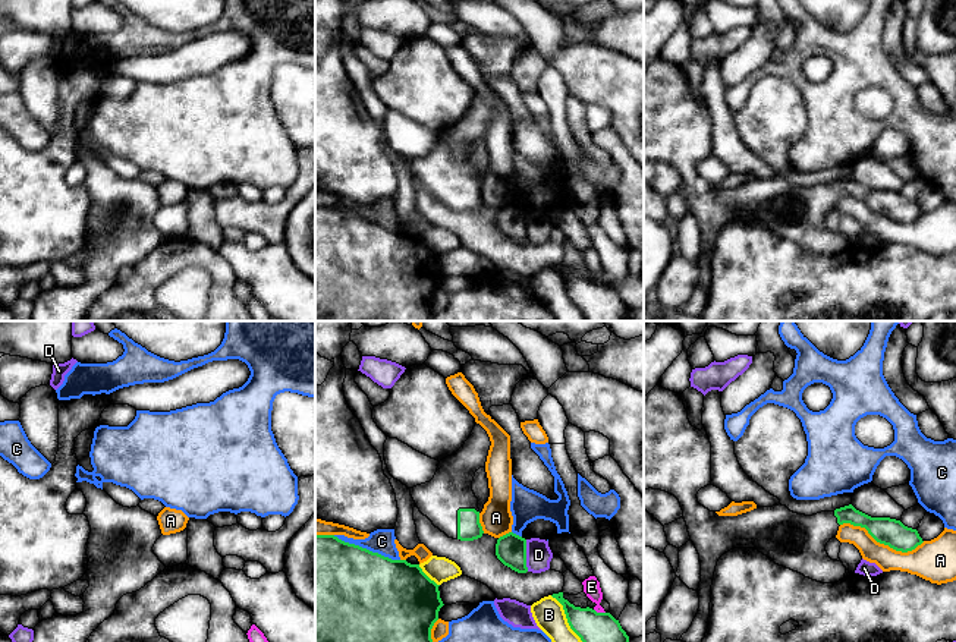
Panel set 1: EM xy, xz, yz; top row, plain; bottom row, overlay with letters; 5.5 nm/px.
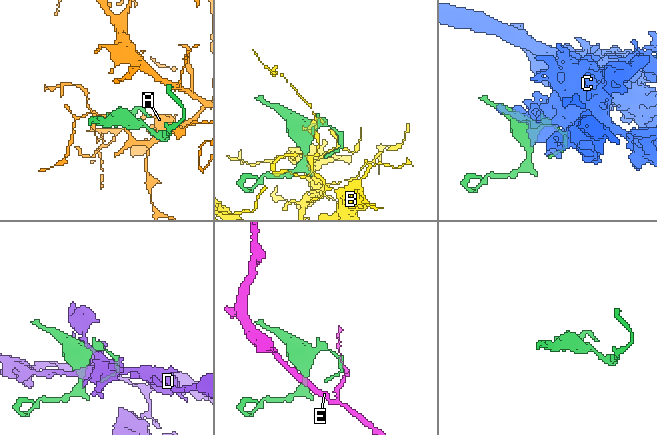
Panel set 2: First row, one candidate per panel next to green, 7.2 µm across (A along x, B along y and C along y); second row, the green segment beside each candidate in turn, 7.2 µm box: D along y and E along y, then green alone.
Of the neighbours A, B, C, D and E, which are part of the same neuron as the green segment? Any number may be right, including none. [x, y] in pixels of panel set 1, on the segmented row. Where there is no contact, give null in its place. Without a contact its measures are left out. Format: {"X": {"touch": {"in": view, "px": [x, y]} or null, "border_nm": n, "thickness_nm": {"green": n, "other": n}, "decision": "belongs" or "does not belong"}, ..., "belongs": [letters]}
{"A": {"touch": {"in": "yz", "px": [883, 543]}, "border_nm": 480, "thickness_nm": {"green": 150, "other": 170}, "decision": "does not belong"}, "B": {"touch": {"in": "xz", "px": [566, 617]}, "border_nm": 320, "thickness_nm": {"green": 170, "other": 170}, "decision": "does not belong"}, "C": {"touch": {"in": "xz", "px": [365, 548]}, "border_nm": 400, "thickness_nm": {"green": 500, "other": 140}, "decision": "does not belong"}, "D": {"touch": {"in": "xz", "px": [525, 556]}, "border_nm": 180, "thickness_nm": {"green": 170, "other": 140}, "decision": "does not belong"}, "E": {"touch": {"in": "xz", "px": [600, 613]}, "border_nm": 70, "thickness_nm": {"green": 170, "other": 100}, "decision": "does not belong"}, "belongs": []}

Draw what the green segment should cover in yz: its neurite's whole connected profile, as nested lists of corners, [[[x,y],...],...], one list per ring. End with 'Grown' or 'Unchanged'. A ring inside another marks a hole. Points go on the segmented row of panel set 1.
[[[655,385],[644,397],[644,490],[661,490],[674,495],[679,500],[691,541],[694,542],[701,561],[701,582],[698,588],[699,608],[691,627],[686,633],[682,635],[682,642],[702,642],[702,639],[705,638],[708,629],[711,585],[716,566],[718,558],[733,548],[755,548],[776,564],[798,572],[805,578],[821,583],[836,583],[845,578],[846,567],[842,561],[834,561],[828,557],[826,545],[831,538],[836,538],[839,526],[843,523],[865,528],[877,542],[889,545],[890,548],[902,553],[912,551],[924,542],[916,529],[905,526],[900,520],[890,517],[871,517],[856,510],[852,504],[836,509],[834,512],[821,512],[812,516],[793,513],[782,504],[773,507],[757,507],[738,516],[718,516],[716,512],[710,512],[708,509],[701,506],[696,498],[698,491],[710,484],[711,443],[705,428],[699,431],[691,425],[688,419],[688,410],[685,409],[680,394]]]. Grown

